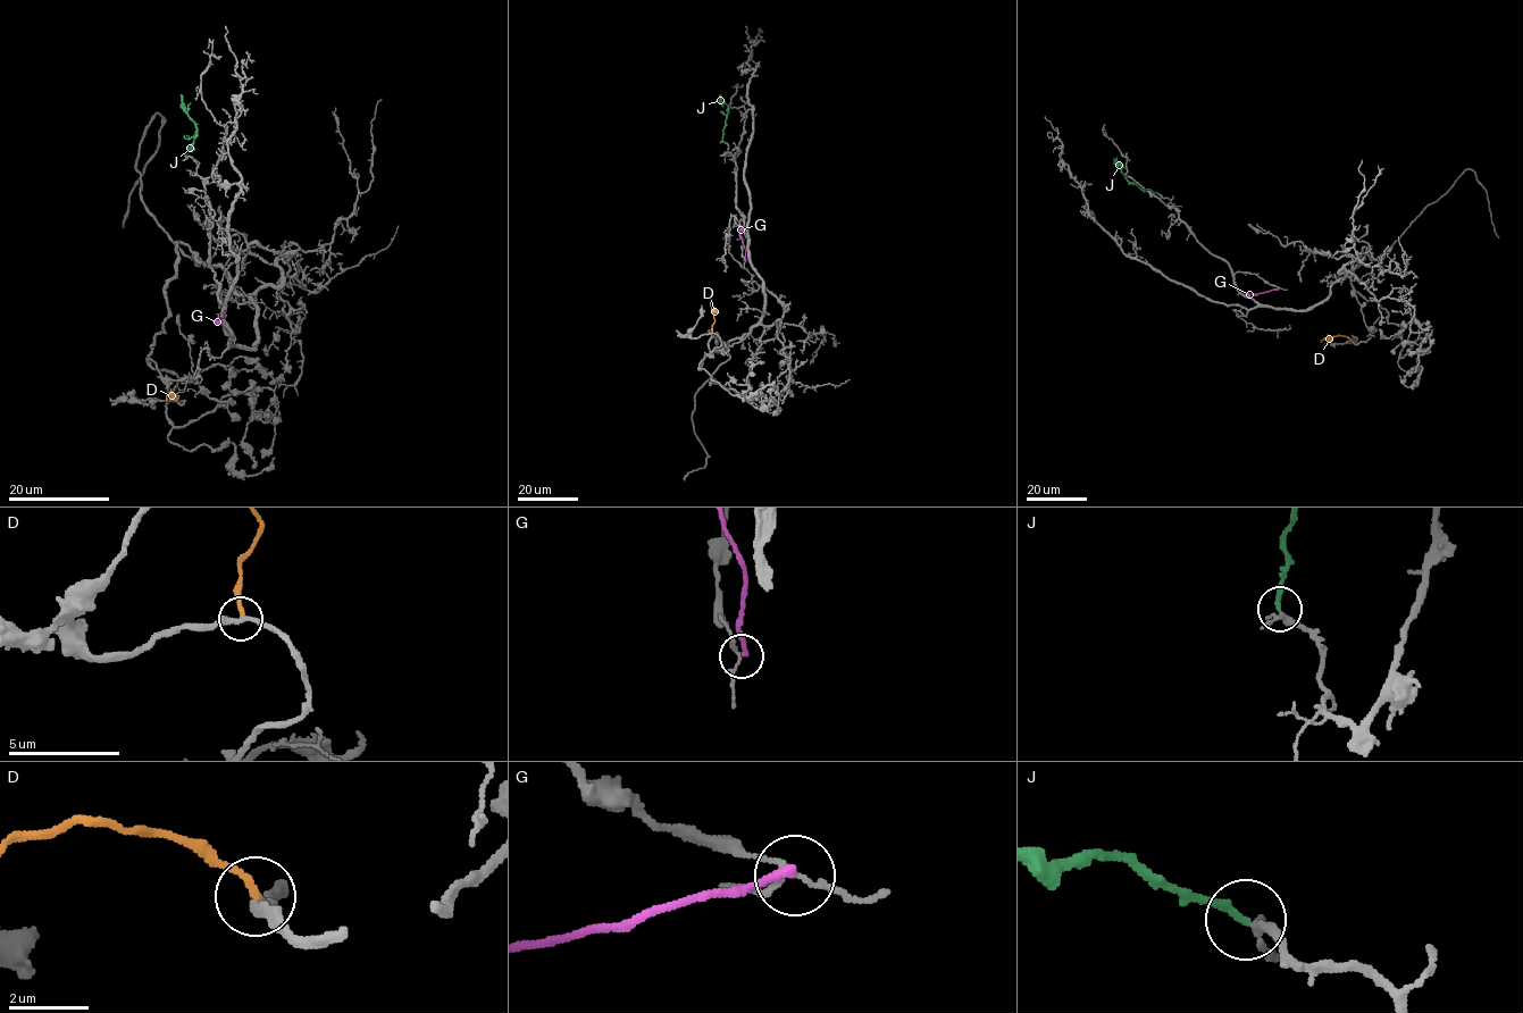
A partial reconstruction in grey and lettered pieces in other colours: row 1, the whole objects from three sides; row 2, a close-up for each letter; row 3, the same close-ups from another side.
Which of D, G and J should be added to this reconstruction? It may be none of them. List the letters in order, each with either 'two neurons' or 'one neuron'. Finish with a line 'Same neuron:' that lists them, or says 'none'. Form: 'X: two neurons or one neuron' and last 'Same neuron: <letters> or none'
D: two neurons
G: two neurons
J: one neuron
Same neuron: J

